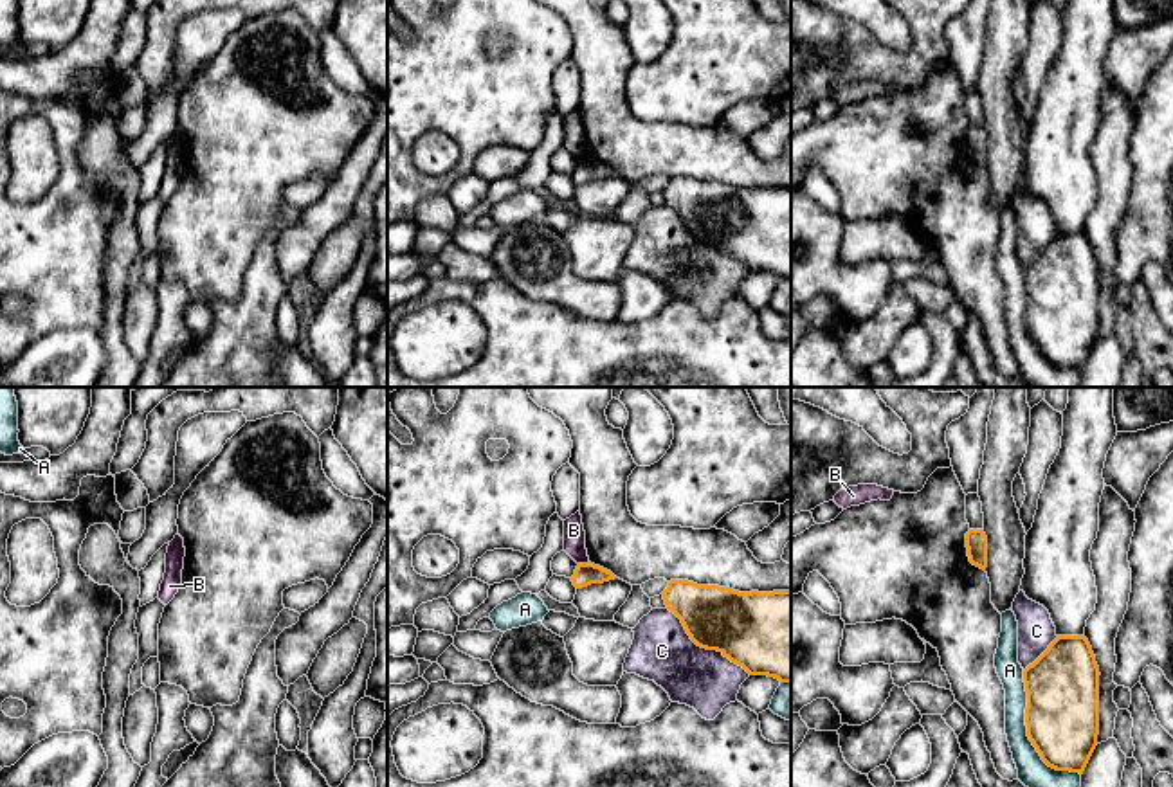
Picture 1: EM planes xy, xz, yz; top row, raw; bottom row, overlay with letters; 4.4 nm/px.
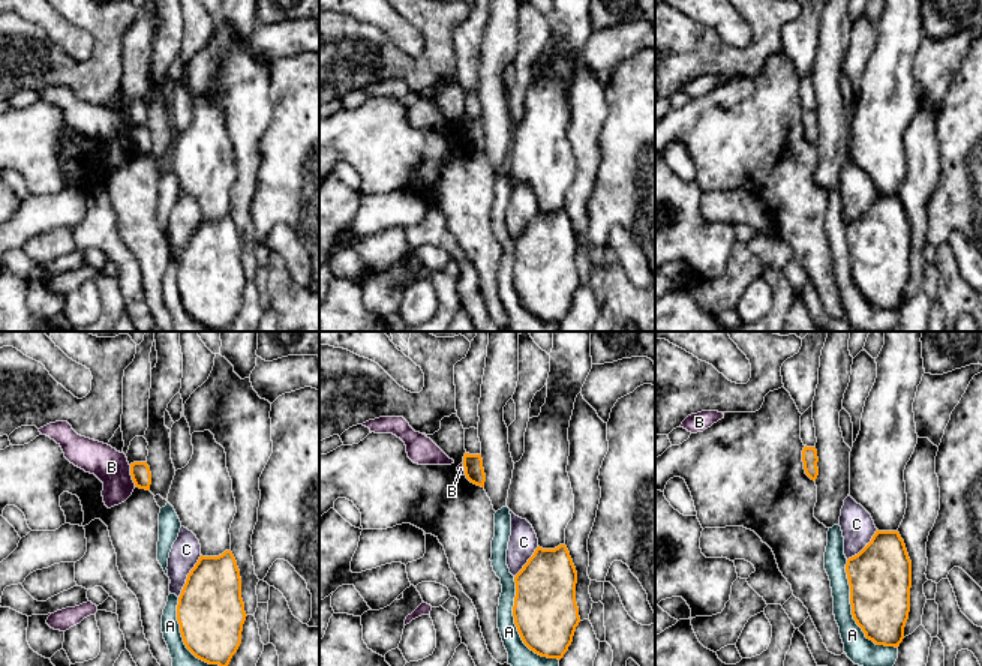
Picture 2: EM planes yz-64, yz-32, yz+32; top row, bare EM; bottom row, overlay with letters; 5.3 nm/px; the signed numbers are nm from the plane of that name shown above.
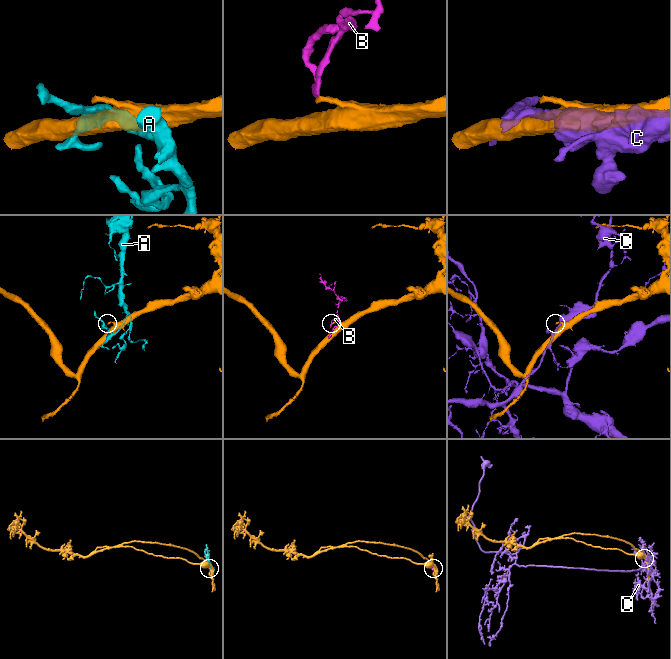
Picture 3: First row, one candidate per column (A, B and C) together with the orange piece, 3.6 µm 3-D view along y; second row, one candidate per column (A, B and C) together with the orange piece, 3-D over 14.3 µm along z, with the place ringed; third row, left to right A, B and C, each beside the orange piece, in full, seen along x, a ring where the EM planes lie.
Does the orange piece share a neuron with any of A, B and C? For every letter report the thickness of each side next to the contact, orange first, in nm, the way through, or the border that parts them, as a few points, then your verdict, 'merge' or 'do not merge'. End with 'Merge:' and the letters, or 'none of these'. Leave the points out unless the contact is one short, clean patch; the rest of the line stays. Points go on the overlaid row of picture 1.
A: 320/140 nm | do not merge
B: 100/100 nm | along xz (588, 560), (579, 564) | do not merge
C: 360/280 nm | do not merge
Merge: none of these

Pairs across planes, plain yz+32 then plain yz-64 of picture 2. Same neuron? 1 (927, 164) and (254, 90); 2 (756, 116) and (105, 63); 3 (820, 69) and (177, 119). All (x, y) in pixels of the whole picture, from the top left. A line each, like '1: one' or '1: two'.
1: one
2: two
3: two

